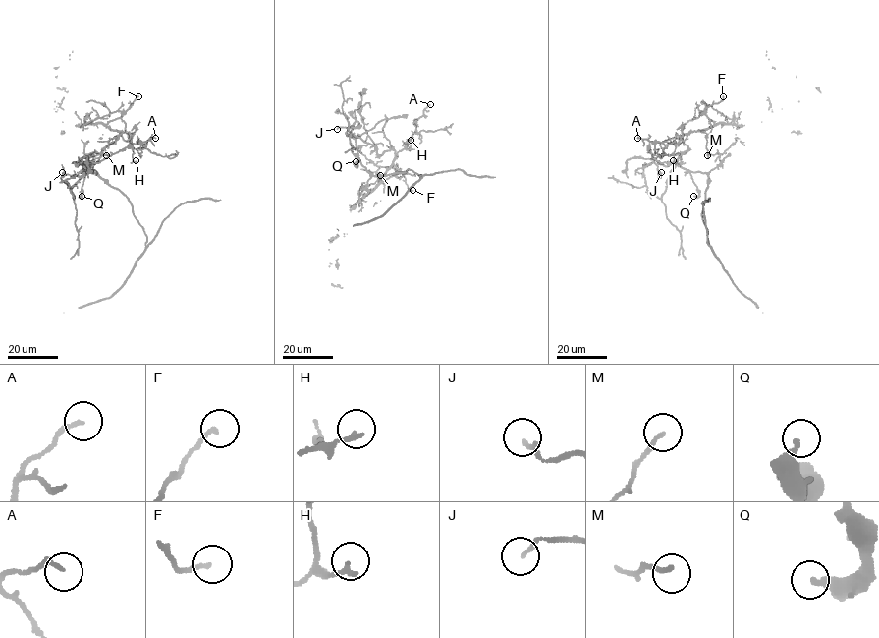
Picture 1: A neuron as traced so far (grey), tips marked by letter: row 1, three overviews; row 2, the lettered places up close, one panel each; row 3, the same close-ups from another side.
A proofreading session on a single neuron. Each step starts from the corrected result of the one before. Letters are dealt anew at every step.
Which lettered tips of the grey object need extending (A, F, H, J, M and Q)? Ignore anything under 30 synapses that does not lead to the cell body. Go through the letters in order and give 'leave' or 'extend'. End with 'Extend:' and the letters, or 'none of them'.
A: leave
F: leave
H: leave
J: leave
M: leave
Q: leave
Extend: none of them

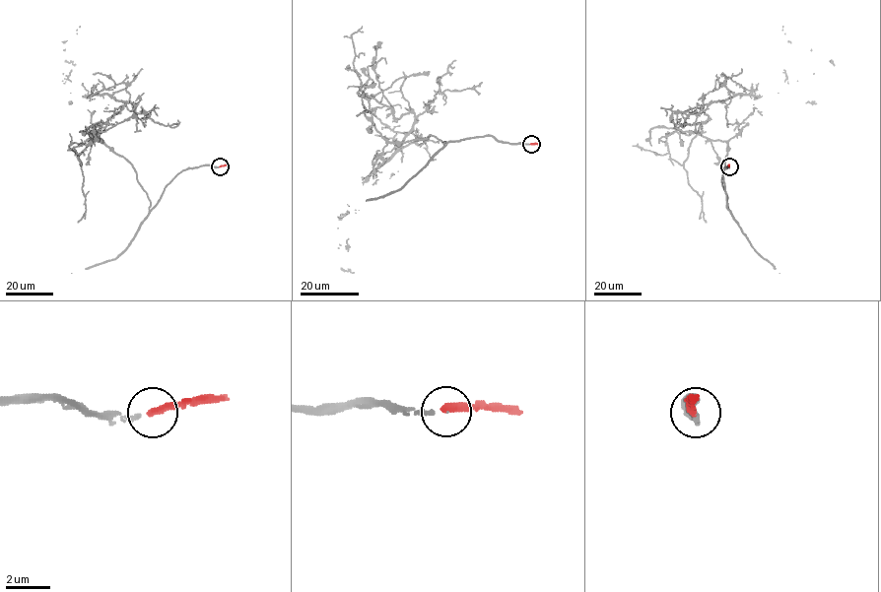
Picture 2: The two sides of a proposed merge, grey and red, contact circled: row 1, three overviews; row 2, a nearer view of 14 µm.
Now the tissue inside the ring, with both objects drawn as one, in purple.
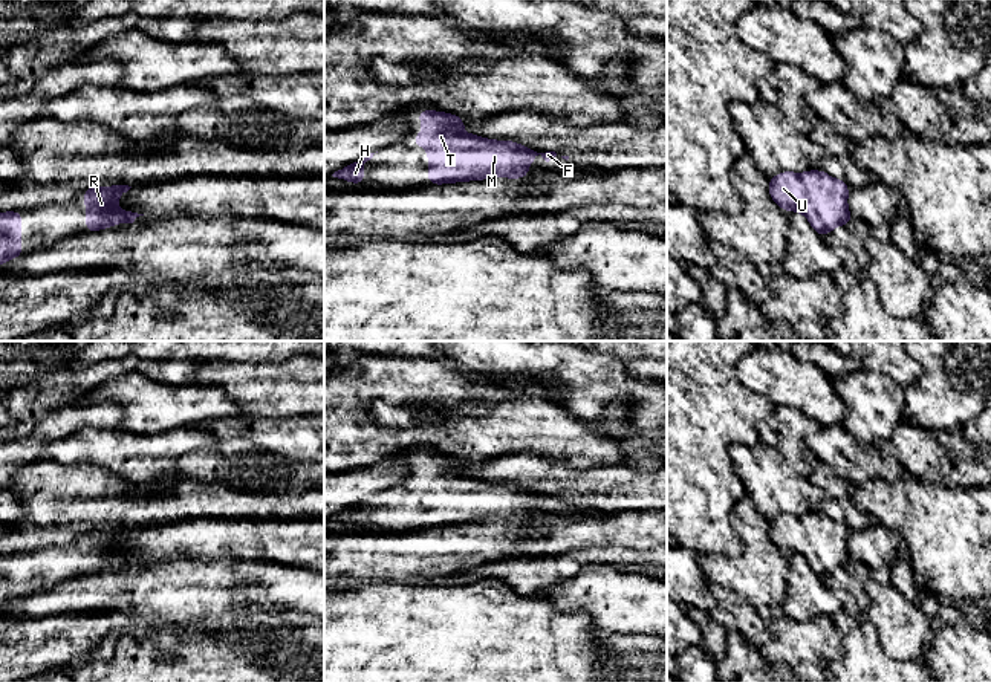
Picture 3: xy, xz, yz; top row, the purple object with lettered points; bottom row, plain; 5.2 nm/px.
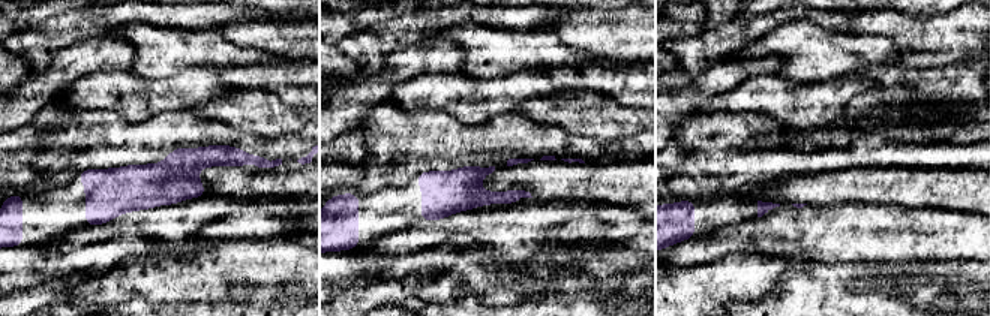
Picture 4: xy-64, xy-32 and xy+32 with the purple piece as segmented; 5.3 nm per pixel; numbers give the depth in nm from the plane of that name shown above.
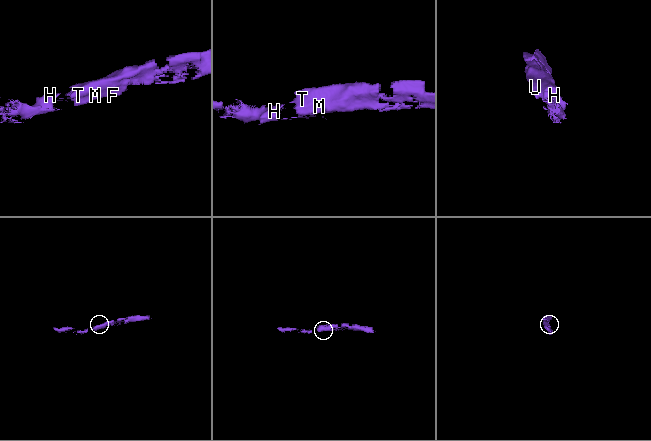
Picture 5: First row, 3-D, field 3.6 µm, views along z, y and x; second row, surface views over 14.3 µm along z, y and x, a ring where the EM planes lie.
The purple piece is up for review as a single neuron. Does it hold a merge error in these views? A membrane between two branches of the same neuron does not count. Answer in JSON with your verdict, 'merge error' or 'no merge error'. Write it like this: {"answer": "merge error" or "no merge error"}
{"answer": "no merge error"}

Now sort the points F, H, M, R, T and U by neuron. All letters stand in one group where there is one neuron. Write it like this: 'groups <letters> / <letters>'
groups F H M R T U

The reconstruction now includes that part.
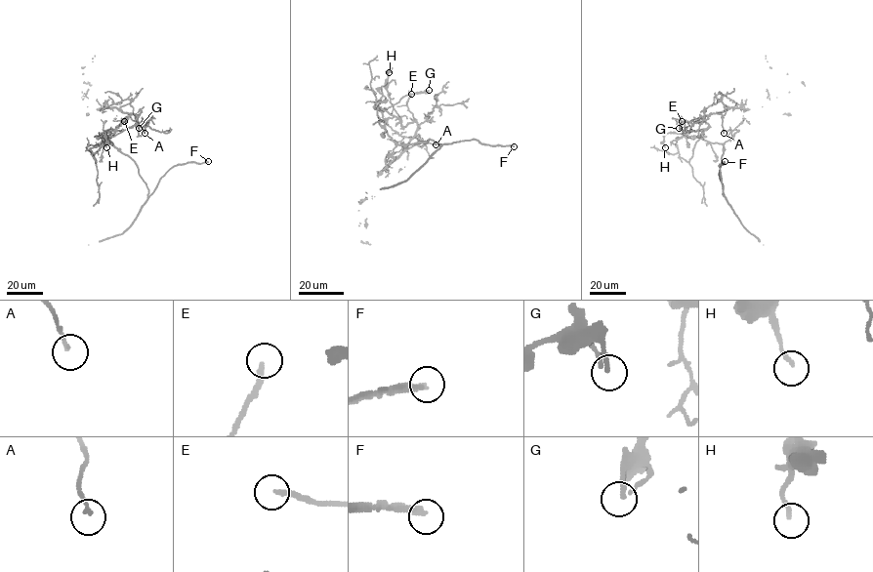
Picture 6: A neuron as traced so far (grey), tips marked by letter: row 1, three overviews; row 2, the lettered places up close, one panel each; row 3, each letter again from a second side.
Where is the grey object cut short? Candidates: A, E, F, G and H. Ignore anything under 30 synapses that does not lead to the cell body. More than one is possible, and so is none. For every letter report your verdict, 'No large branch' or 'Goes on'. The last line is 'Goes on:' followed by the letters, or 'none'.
A: No large branch
E: Goes on
F: Goes on
G: No large branch
H: No large branch
Goes on: E, F

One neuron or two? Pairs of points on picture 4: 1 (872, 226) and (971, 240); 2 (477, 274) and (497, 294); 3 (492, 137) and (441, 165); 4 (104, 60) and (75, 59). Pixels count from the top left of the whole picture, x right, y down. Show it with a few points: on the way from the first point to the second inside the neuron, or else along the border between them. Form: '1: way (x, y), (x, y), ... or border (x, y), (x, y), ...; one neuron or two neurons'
1: way (896, 234), (947, 235); one neuron
2: way (482, 279), (492, 289); one neuron
3: way (480, 140), (462, 144), (453, 153); one neuron
4: way (96, 59), (83, 59); one neuron

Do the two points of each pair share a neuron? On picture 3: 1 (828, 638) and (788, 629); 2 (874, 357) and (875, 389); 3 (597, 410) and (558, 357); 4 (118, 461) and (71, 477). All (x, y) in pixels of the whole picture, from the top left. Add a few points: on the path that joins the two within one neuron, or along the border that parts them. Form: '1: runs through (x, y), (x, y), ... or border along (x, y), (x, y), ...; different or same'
1: runs through (818, 638), (797, 638); same
2: border along (870, 367), (886, 373), (903, 387); different
3: runs through (598, 395), (598, 390), (574, 366); same
4: border along (66, 464), (97, 464), (133, 483); different

